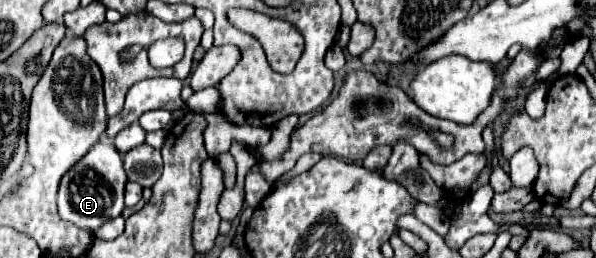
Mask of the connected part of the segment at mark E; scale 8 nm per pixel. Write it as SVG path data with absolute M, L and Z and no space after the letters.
M97 142L69 174L61 180L59 190L59 216L63 220L69 220L77 226L85 226L87 230L97 232L99 226L103 226L107 220L115 218L123 210L123 188L125 188L127 176L123 170L123 158L117 152L117 148L109 142Z

